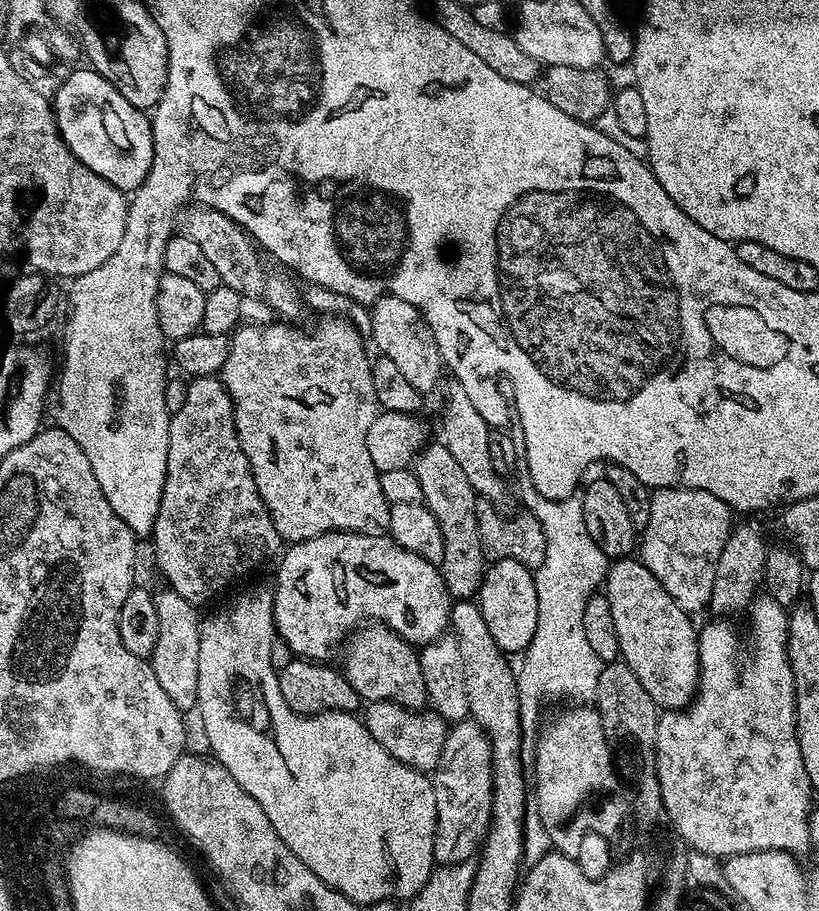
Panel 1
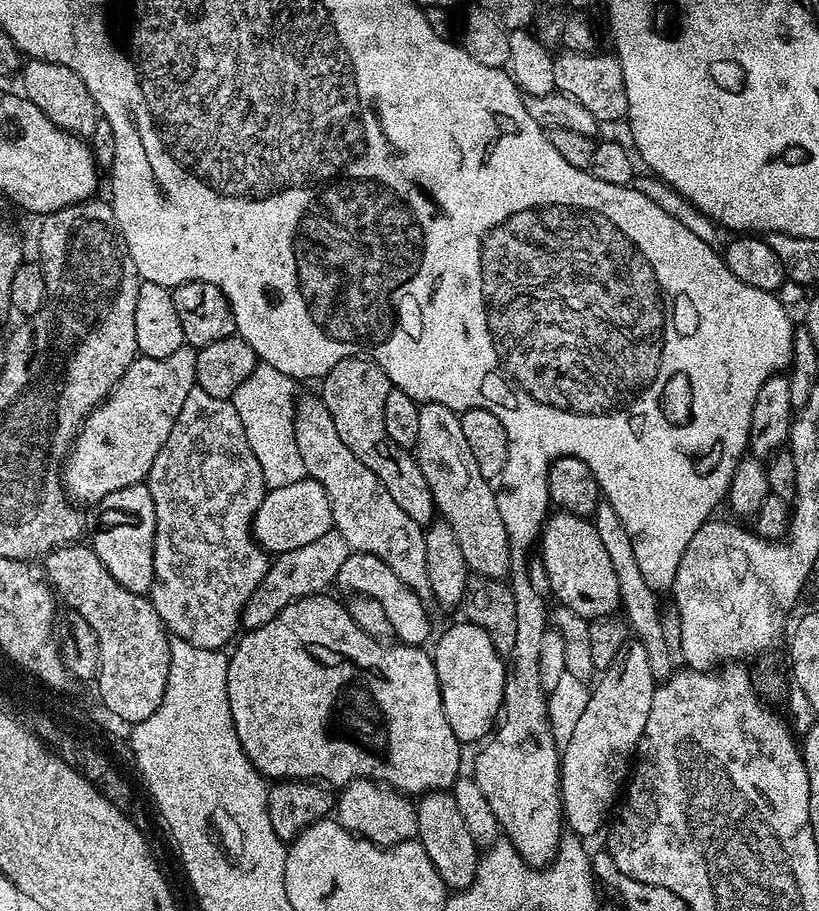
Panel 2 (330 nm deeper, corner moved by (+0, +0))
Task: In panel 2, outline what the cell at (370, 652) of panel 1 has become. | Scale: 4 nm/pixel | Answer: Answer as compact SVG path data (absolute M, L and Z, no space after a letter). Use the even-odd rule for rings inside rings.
M451 791L430 792L419 797L416 804L416 836L426 854L430 854L430 862L434 862L434 870L438 870L445 889L465 890L476 881L478 847L466 828L465 819Z

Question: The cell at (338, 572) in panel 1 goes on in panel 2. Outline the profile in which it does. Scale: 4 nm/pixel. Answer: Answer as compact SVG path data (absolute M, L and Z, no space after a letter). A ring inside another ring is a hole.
M332 594L318 596L304 596L293 604L288 604L282 614L270 618L266 626L254 628L243 633L235 641L228 661L228 701L232 711L232 725L236 728L236 737L244 748L249 760L256 765L260 775L273 781L306 780L319 782L333 789L343 789L351 780L375 780L385 786L396 789L416 798L421 794L439 792L451 789L460 769L461 741L457 740L454 730L450 730L450 722L446 718L446 710L442 706L442 694L436 666L431 655L424 653L420 646L409 646L397 643L396 648L387 648L379 644L338 601Z

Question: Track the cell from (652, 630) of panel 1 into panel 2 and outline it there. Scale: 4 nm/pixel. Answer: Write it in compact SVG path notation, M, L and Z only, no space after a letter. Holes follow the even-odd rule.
M557 511L555 515L547 517L538 541L538 552L540 548L544 572L548 575L553 594L560 599L557 601L589 622L615 613L620 604L618 579L593 521L582 516L572 516L569 512Z

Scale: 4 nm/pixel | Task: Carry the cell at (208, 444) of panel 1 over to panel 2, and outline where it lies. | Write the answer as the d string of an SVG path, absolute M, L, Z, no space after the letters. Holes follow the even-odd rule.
M198 386L192 388L170 438L164 443L162 459L154 462L146 482L152 489L157 508L150 589L156 613L173 637L195 648L223 649L223 644L233 643L236 627L239 629L242 624L246 602L263 582L270 563L269 553L253 540L250 531L266 491L262 466L246 438L242 418L231 399L214 398Z

